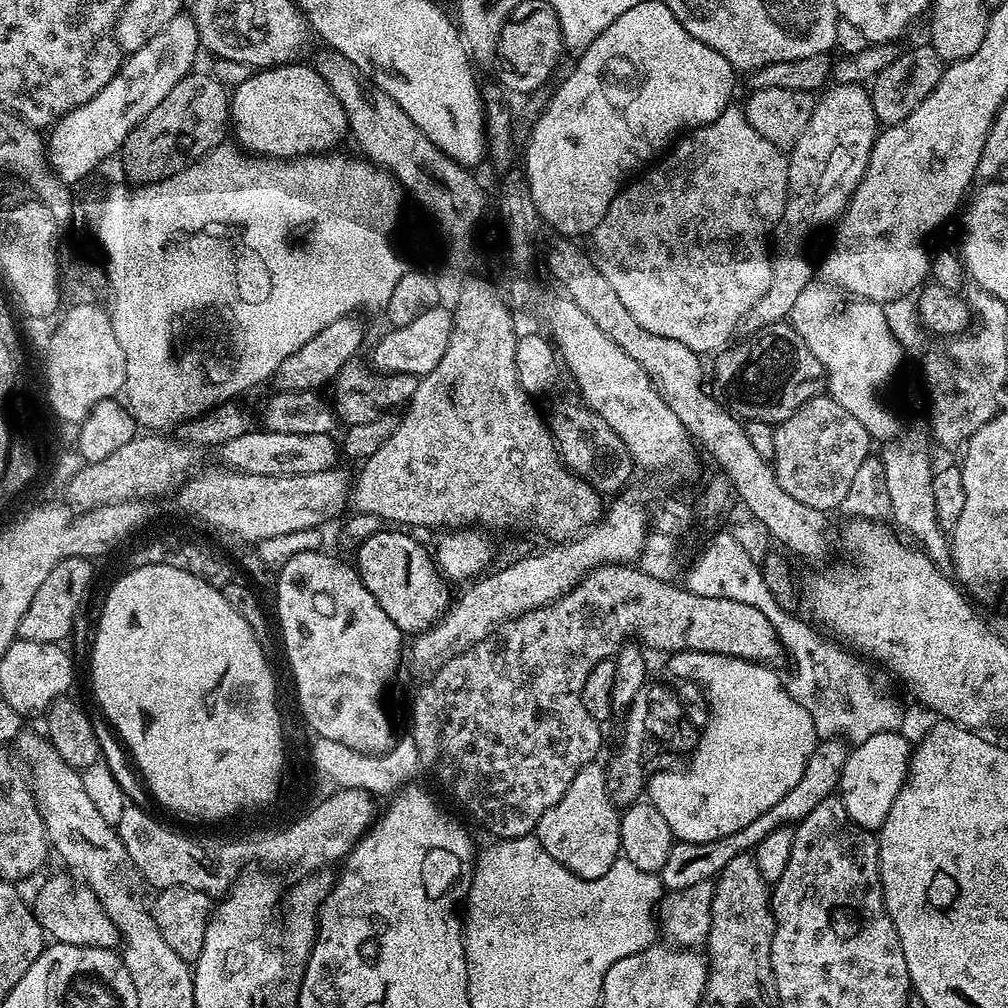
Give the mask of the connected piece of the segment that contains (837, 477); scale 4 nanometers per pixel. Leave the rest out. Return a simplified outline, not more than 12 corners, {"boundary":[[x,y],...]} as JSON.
{"boundary":[[821,394],[775,429],[778,486],[828,514],[874,444]]}

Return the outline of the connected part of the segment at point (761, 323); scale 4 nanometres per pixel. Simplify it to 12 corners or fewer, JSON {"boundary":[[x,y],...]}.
{"boundary":[[863,84],[819,93],[787,153],[770,290],[745,333],[787,321],[819,228],[862,182],[878,125]]}

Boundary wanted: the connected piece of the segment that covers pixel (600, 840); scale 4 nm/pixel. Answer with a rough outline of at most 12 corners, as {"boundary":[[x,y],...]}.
{"boundary":[[603,763],[582,766],[536,823],[540,845],[584,880],[621,855]]}

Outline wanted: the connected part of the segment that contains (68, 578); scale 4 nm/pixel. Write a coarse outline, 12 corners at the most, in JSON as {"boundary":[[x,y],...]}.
{"boundary":[[67,556],[38,586],[19,639],[60,644],[92,580],[91,559]]}

